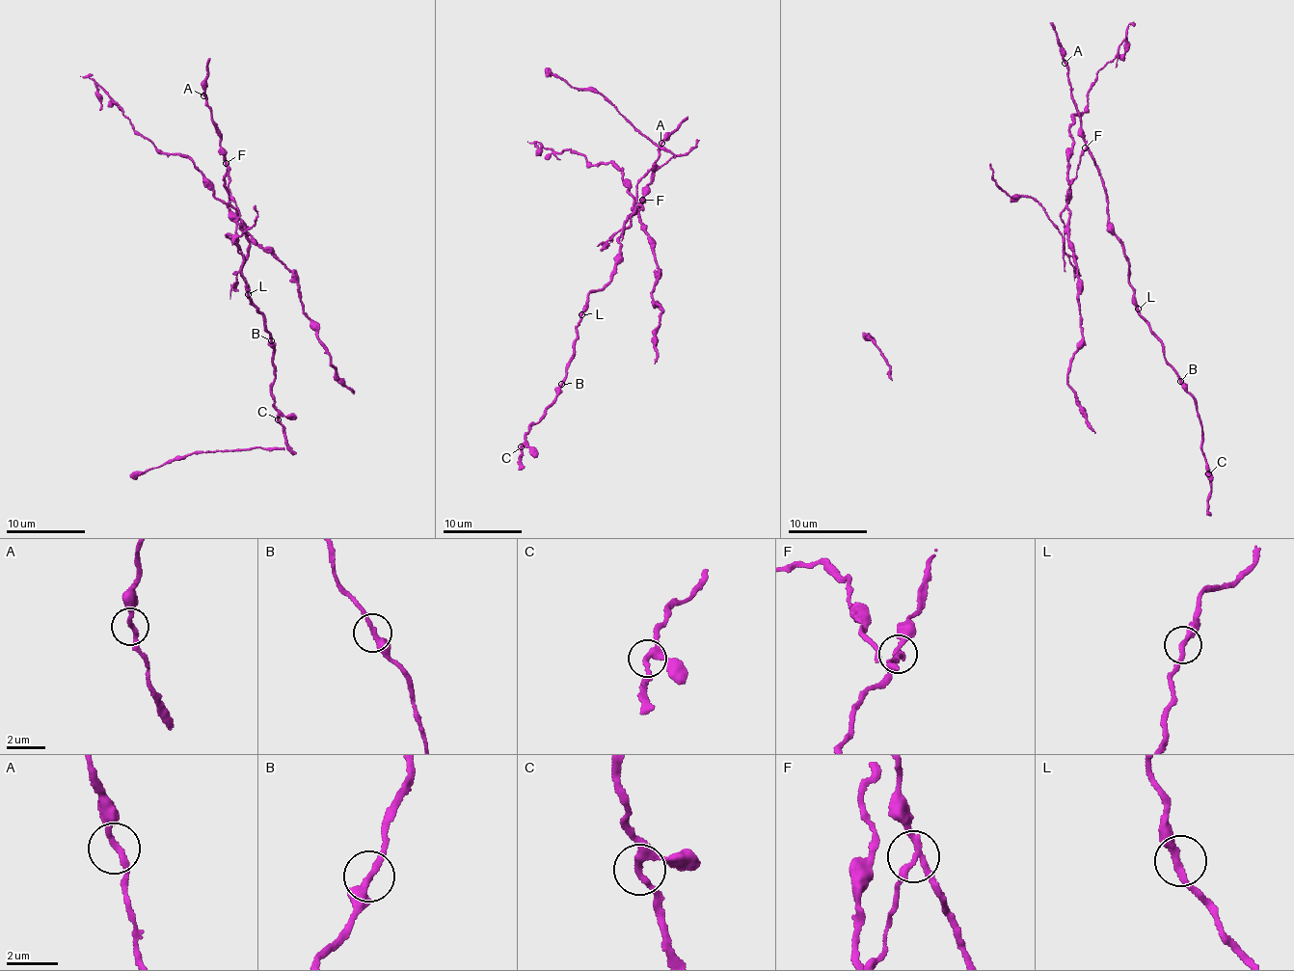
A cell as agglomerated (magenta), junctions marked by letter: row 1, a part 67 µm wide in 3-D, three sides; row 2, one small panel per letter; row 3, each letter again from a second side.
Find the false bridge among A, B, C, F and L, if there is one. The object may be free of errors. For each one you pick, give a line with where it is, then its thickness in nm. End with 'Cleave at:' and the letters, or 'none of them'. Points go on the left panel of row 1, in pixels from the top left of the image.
F: place (226, 163); calibre 240 nm
Cleave at: F

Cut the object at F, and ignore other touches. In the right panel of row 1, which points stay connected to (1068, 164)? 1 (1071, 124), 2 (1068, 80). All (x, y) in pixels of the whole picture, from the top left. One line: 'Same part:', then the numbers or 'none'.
Same part: 1

